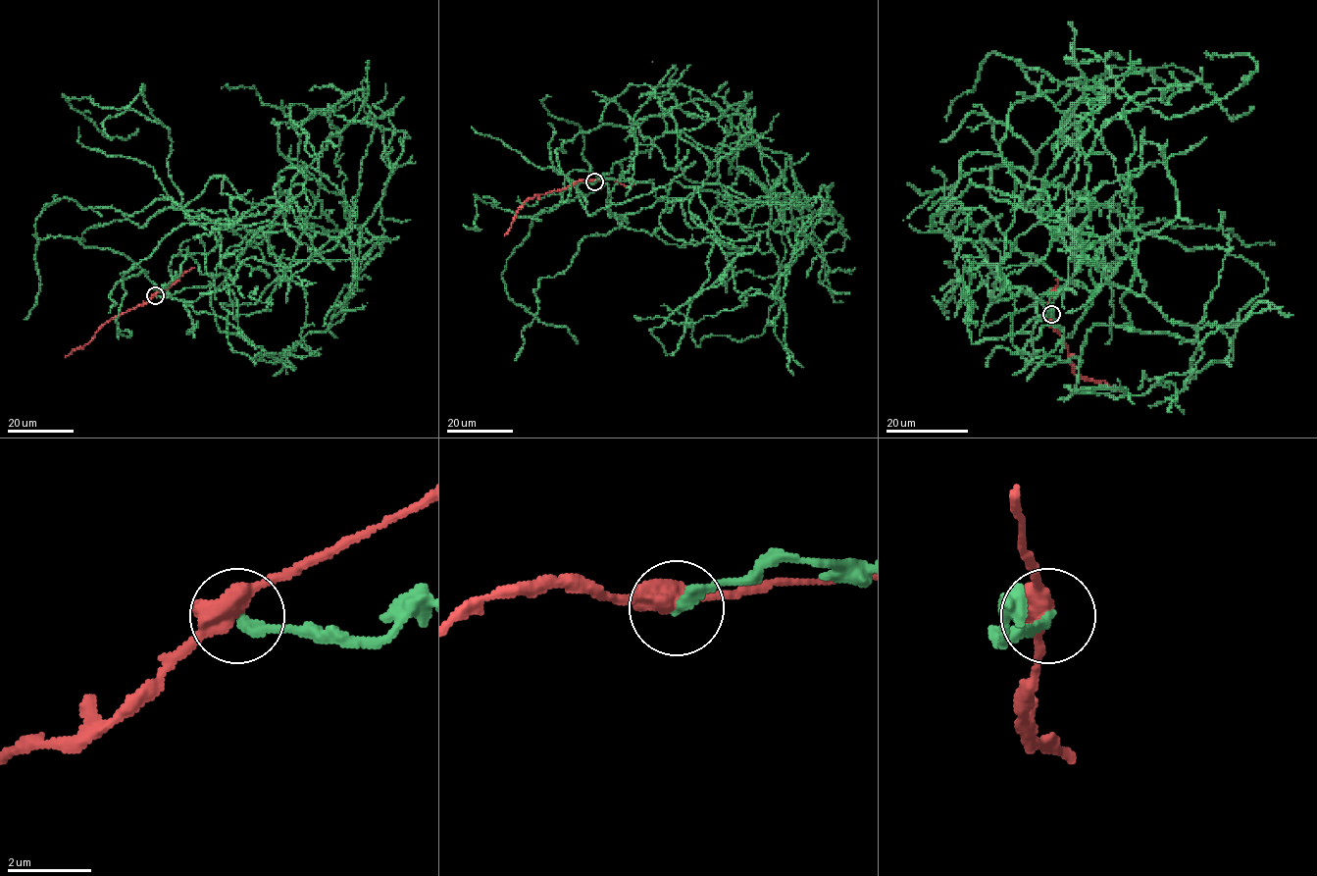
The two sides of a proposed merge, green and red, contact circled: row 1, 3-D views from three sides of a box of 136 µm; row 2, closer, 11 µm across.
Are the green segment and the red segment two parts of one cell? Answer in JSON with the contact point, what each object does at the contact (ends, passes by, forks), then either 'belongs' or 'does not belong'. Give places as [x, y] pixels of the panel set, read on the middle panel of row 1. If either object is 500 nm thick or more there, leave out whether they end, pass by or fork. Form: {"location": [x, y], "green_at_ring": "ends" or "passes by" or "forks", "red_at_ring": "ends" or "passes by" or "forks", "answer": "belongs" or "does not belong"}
{"location": [594, 181], "green_at_ring": "ends", "red_at_ring": "passes by", "answer": "does not belong"}

